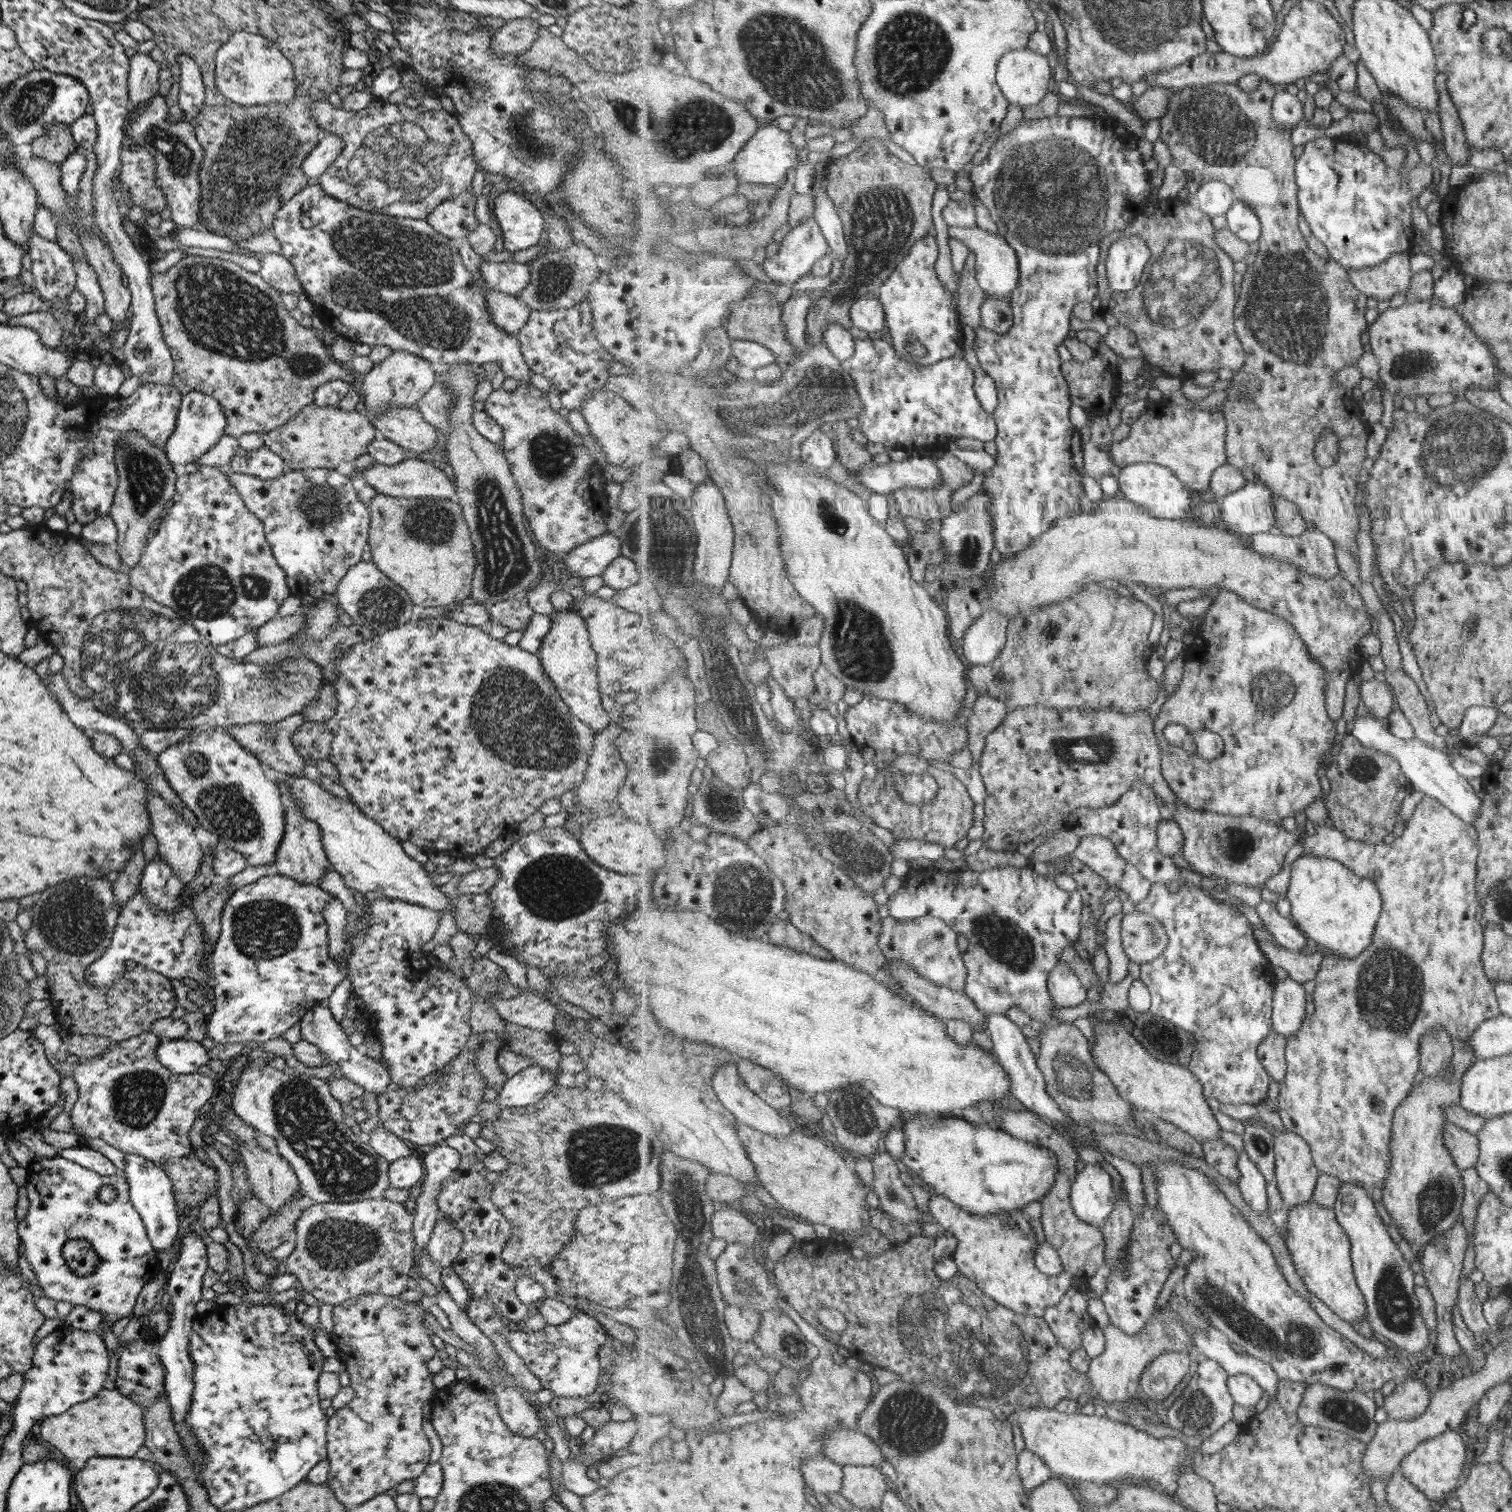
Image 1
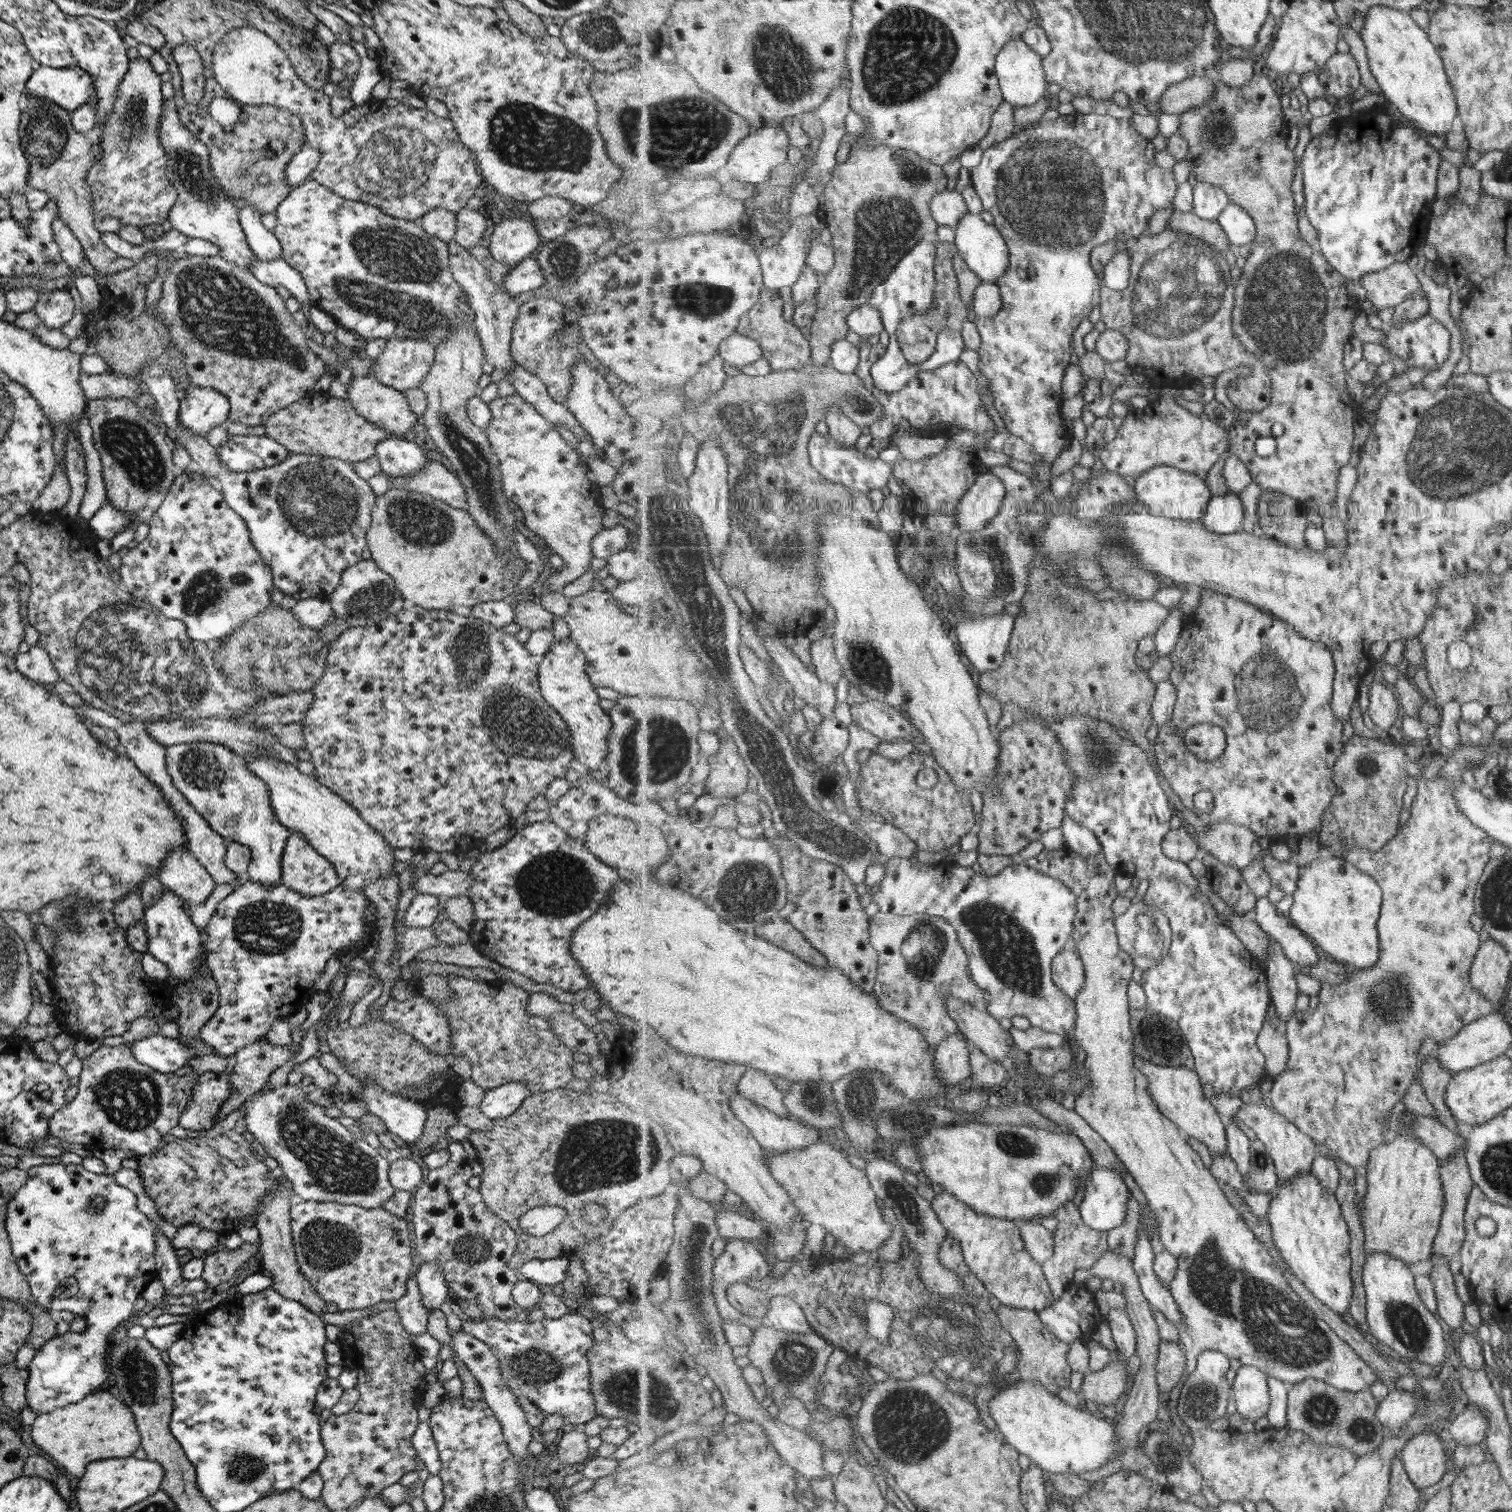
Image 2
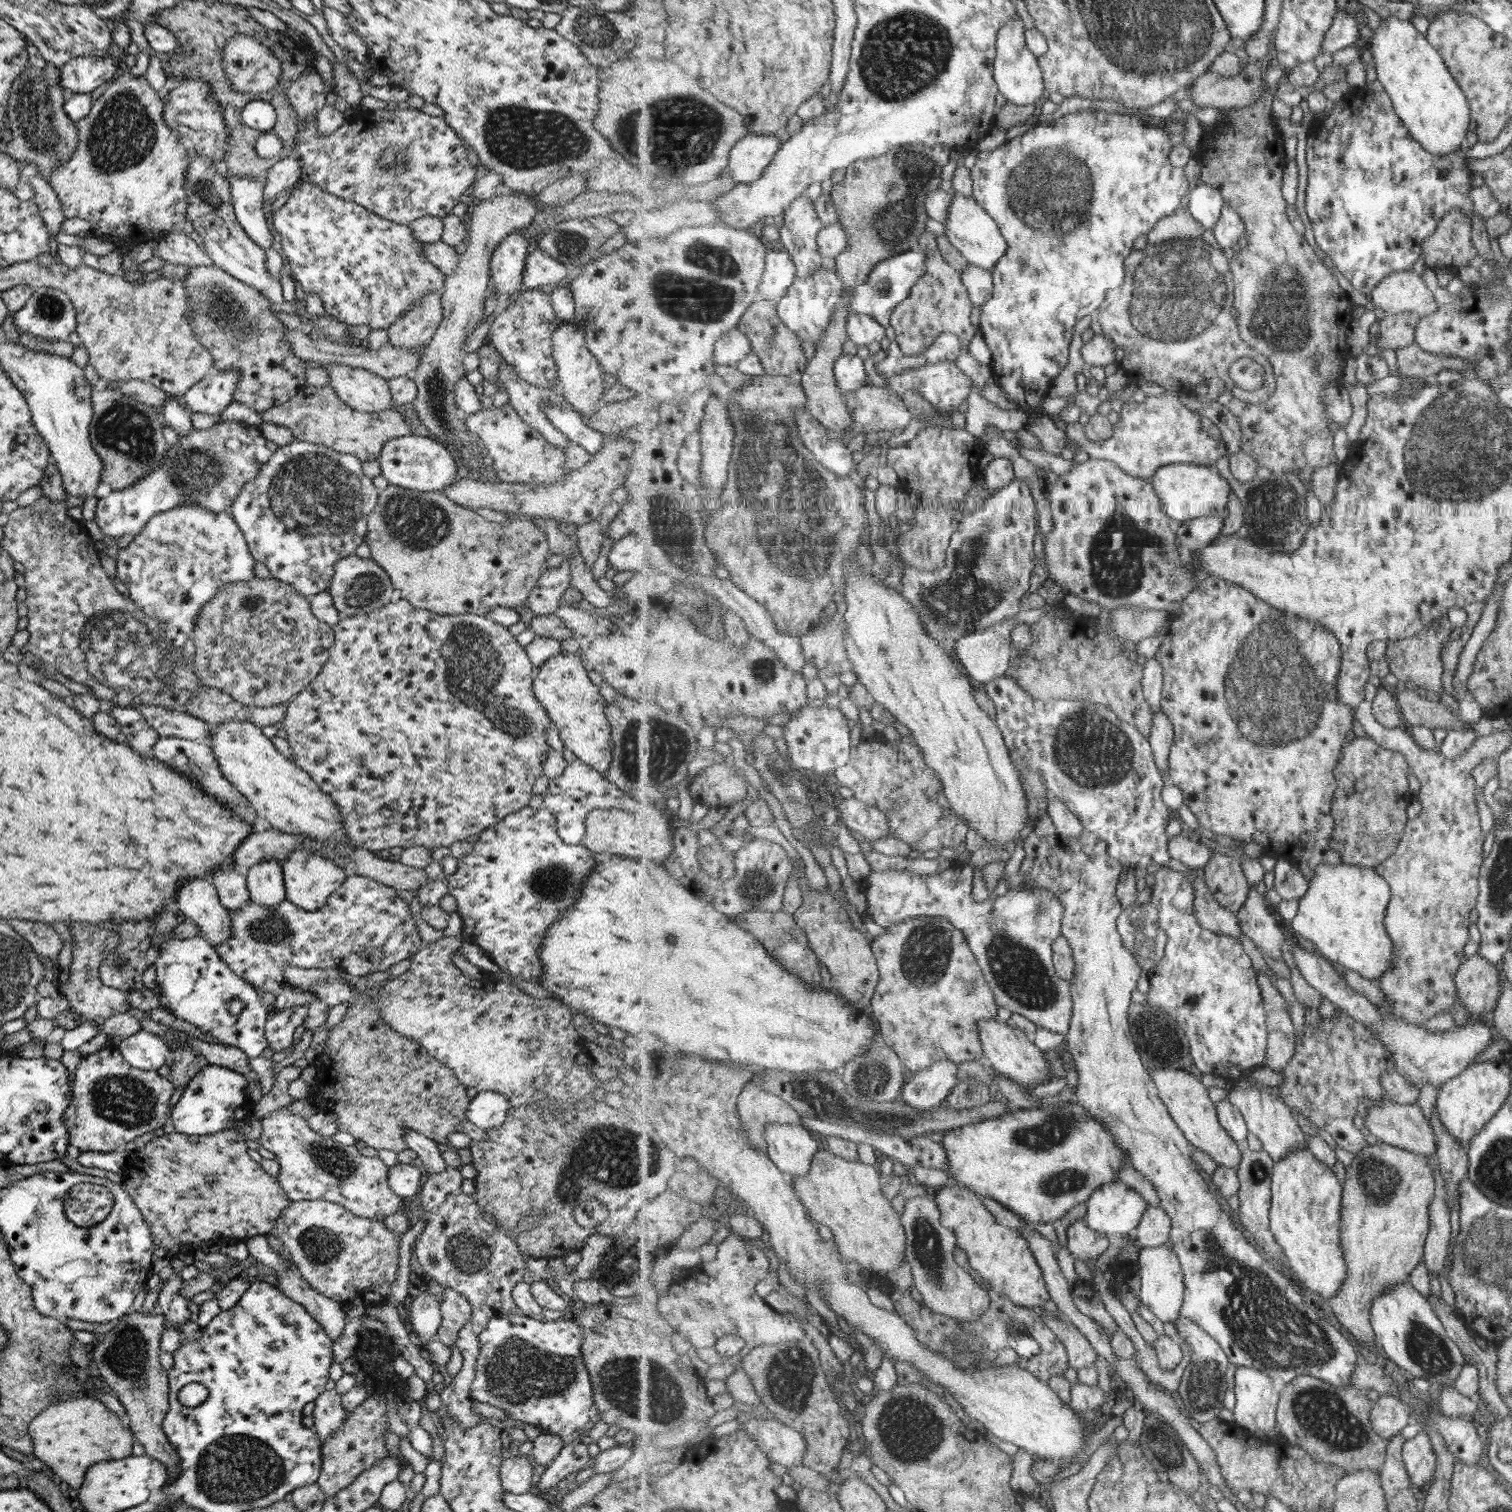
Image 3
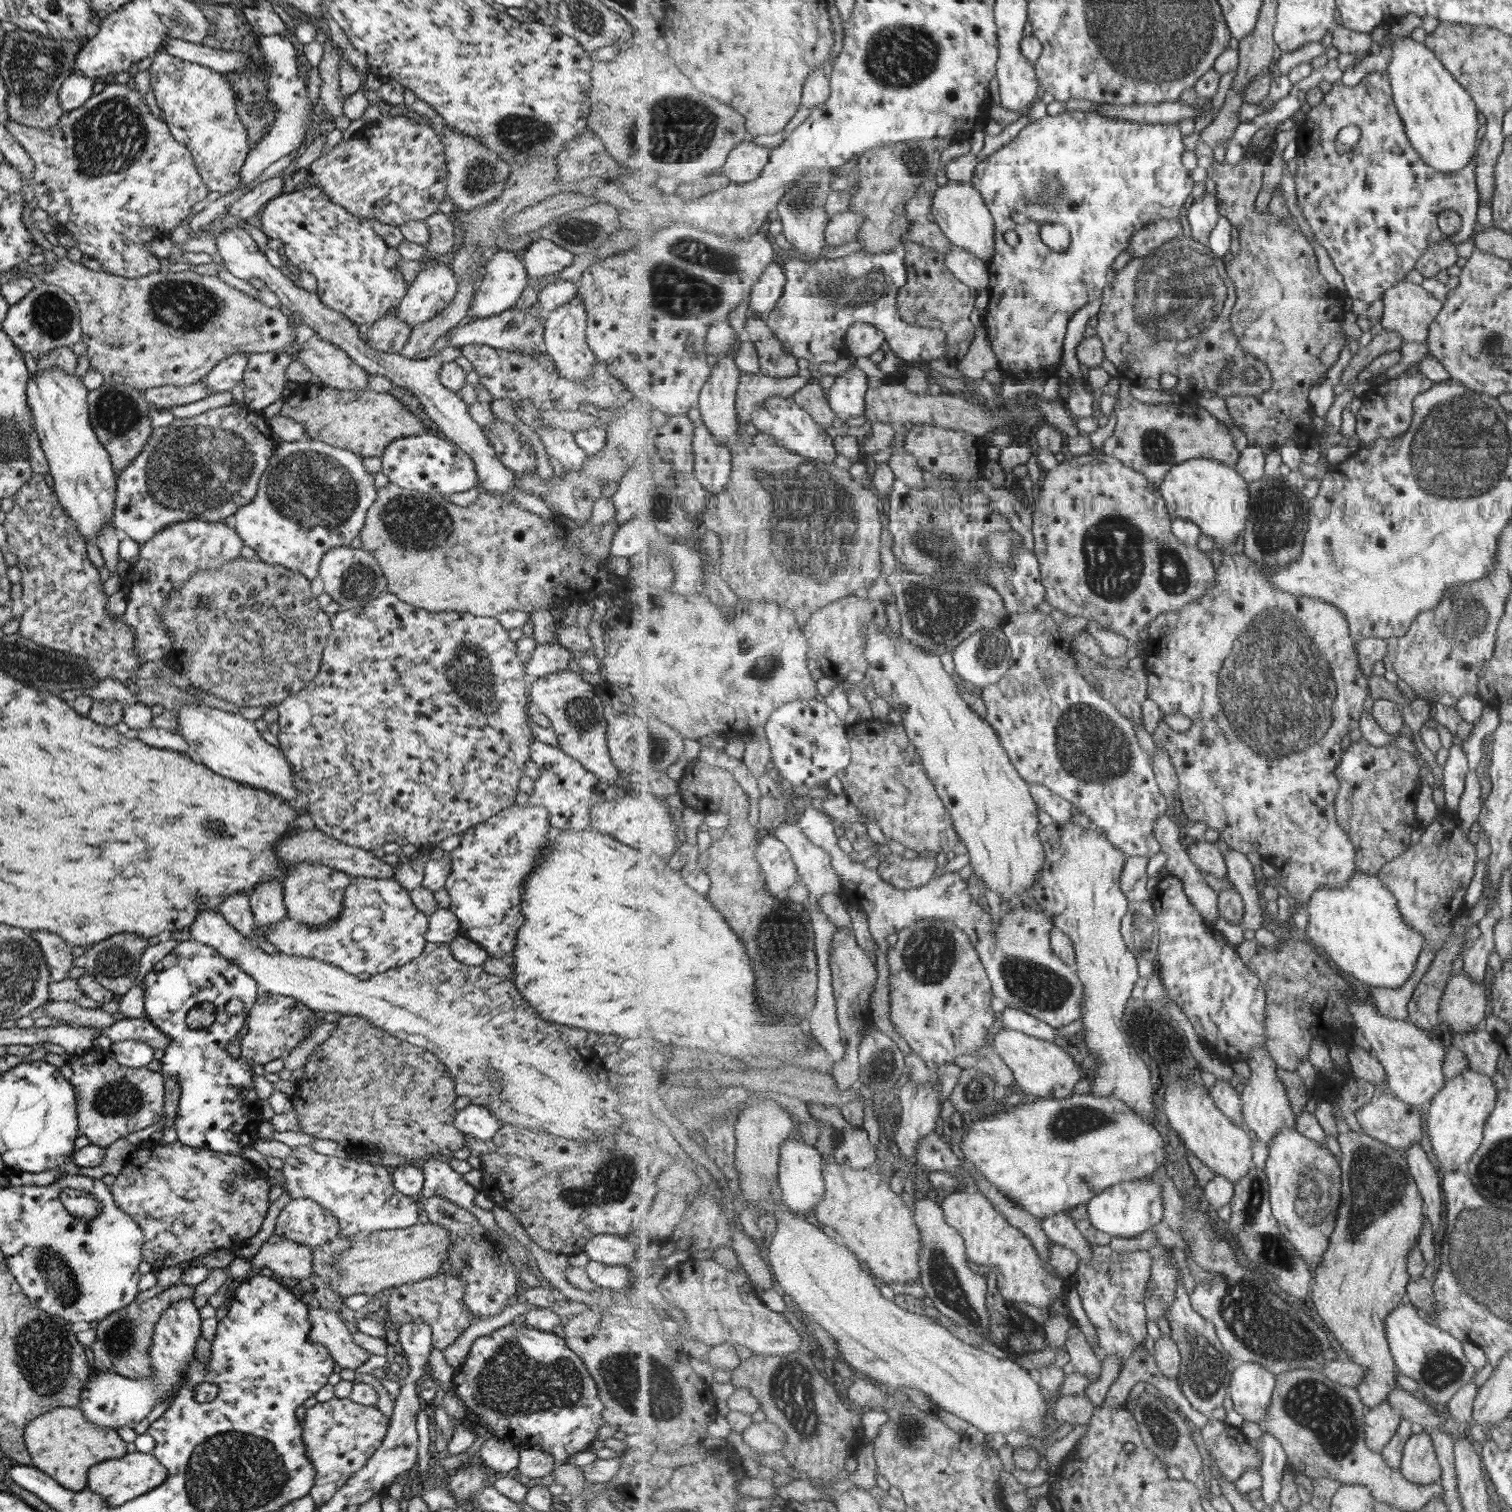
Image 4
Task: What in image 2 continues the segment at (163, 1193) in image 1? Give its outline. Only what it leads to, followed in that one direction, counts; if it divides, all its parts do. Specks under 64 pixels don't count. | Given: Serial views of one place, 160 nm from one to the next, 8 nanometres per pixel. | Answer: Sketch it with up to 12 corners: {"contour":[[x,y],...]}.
{"contour":[[154,1225],[154,1265],[164,1294],[207,1293],[203,1279],[185,1280],[171,1241]]}

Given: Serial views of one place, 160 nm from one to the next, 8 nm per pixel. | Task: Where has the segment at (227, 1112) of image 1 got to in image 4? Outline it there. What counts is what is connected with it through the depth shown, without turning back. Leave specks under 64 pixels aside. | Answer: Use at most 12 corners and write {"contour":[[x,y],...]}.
{"contour":[[308,1306],[310,1338],[341,1368],[372,1355],[353,1343],[338,1311]]}

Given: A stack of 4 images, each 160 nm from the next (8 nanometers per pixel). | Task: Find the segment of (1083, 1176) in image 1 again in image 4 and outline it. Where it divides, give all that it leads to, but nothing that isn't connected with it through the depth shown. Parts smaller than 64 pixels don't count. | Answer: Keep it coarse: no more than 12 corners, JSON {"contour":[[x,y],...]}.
{"contour":[[1161,1183],[1103,1190],[1087,1216],[1111,1236],[1135,1238],[1164,1221]]}

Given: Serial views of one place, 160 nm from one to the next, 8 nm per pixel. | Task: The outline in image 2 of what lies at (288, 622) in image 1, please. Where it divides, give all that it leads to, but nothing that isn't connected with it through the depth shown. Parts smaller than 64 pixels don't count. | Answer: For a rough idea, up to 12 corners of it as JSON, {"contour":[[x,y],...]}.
{"contour":[[325,599],[289,603],[293,616],[305,627],[320,630],[335,617]]}

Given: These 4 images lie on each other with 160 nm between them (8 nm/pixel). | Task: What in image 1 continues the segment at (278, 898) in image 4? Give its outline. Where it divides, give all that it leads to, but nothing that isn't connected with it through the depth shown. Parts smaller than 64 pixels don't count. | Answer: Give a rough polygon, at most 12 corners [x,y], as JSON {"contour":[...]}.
{"contour":[[221,729],[156,755],[201,828],[249,867],[284,831],[276,783]]}

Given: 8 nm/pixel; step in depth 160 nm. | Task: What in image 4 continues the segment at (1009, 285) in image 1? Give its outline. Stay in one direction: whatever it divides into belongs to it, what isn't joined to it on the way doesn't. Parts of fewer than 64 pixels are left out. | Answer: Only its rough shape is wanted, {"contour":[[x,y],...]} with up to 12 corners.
{"contour":[[949,179],[932,214],[949,241],[991,264],[996,224],[977,187]]}

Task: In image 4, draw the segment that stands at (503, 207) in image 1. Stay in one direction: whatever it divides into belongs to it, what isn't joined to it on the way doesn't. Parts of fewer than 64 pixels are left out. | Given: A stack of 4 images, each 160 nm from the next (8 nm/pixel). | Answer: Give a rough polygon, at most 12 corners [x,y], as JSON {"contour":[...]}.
{"contour":[[513,252],[485,260],[467,317],[487,318],[519,298],[528,276]]}

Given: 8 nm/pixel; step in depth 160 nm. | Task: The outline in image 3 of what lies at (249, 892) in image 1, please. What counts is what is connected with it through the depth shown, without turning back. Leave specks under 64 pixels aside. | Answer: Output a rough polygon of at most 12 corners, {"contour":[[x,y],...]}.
{"contour":[[348,874],[314,911],[227,910],[213,947],[276,996],[285,964],[363,952],[387,971],[423,946],[394,888]]}

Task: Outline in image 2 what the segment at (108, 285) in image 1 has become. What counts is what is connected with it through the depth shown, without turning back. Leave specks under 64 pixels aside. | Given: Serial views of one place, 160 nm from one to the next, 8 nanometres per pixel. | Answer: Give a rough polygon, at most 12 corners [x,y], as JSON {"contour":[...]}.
{"contour":[[22,94],[28,186],[99,275],[130,268],[100,240],[86,183],[97,151],[70,112]]}

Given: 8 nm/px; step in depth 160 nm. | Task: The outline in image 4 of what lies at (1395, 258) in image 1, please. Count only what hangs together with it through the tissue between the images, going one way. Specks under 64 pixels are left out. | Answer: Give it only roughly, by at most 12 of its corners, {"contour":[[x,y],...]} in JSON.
{"contour":[[1405,280],[1386,290],[1383,328],[1426,344],[1443,302]]}

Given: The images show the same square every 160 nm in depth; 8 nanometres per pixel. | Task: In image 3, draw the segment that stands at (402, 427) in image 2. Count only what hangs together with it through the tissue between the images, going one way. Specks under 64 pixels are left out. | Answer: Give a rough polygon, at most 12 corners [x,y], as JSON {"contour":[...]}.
{"contour":[[323,364],[329,386],[352,409],[393,406],[387,381],[362,368]]}

